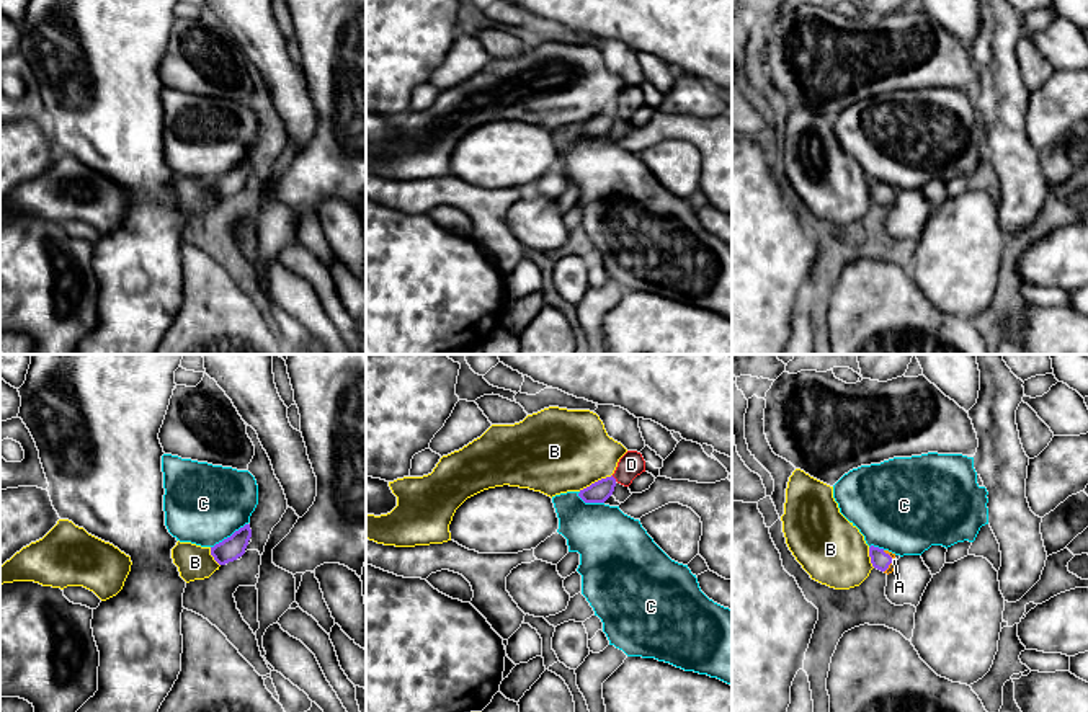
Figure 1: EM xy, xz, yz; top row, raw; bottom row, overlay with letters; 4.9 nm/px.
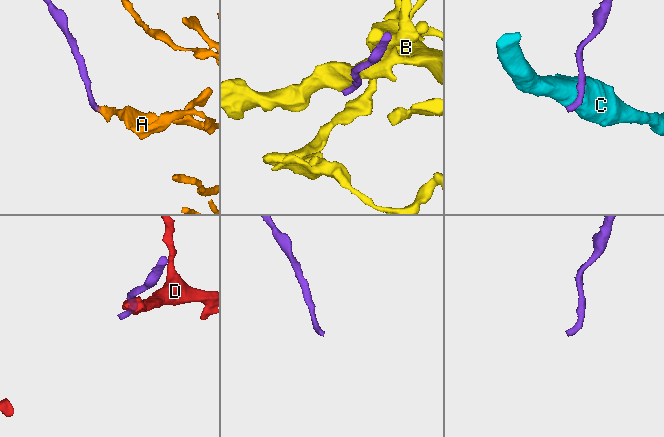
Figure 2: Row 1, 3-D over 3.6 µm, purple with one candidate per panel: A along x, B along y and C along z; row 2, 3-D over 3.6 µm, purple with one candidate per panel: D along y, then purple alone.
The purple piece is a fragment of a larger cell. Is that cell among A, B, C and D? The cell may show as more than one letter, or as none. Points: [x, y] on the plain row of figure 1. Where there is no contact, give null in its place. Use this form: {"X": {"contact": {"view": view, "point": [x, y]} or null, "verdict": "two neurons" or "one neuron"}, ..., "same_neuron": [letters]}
{"A": {"contact": {"view": "yz", "point": [891, 195]}, "verdict": "one neuron"}, "B": {"contact": {"view": "xz", "point": [595, 116]}, "verdict": "two neurons"}, "C": {"contact": {"view": "xy", "point": [231, 170]}, "verdict": "two neurons"}, "D": {"contact": {"view": "xz", "point": [615, 113]}, "verdict": "two neurons"}, "same_neuron": ["A"]}

